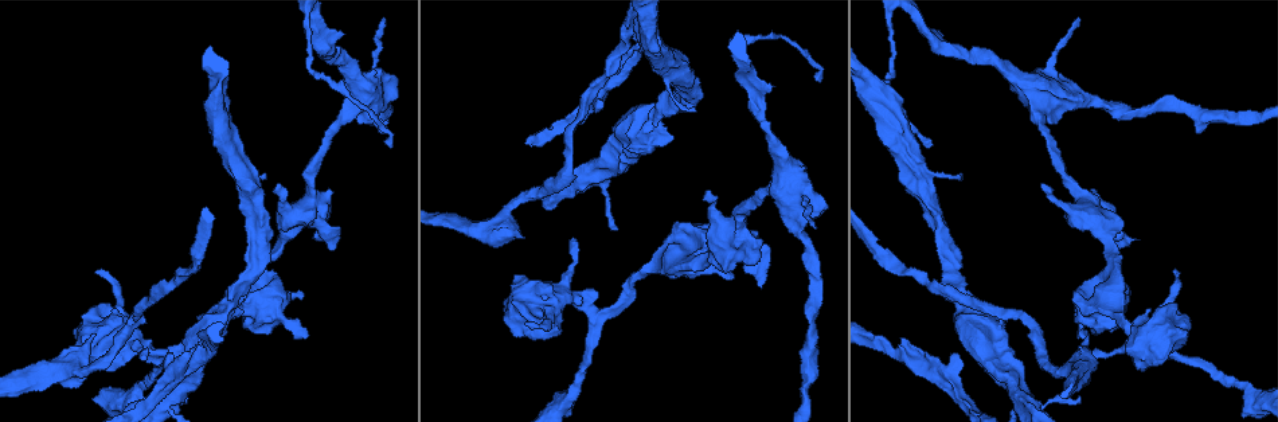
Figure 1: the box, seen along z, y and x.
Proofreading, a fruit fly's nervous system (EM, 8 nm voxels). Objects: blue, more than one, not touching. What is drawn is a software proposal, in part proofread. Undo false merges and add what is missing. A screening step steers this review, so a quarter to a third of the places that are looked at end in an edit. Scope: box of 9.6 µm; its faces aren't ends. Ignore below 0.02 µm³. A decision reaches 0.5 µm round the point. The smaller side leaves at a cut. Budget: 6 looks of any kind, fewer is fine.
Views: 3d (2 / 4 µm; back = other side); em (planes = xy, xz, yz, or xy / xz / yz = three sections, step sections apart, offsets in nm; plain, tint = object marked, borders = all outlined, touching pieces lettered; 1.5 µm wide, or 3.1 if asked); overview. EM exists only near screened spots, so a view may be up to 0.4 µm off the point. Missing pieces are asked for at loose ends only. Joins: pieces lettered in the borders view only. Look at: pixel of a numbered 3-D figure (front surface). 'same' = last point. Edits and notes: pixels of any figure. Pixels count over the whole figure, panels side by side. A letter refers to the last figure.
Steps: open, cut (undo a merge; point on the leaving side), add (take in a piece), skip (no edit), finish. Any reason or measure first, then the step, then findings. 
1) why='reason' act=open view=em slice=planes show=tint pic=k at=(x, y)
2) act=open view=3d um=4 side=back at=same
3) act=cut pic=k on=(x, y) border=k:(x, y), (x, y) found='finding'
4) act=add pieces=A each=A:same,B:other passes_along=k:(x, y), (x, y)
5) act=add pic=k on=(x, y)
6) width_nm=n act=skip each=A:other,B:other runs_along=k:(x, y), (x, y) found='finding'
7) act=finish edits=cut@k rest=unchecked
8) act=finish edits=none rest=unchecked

why='an open end' act=open view=3d um=2 pic=1 at=(1134, 238)

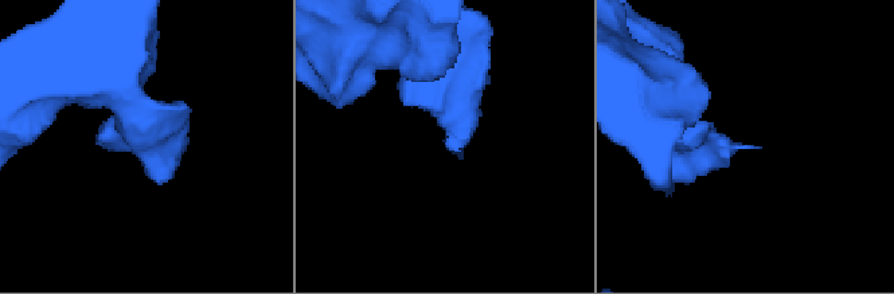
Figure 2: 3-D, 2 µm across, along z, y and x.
why='now the EM' act=open view=em slice=planes show=borders pic=2 at=(757, 147)

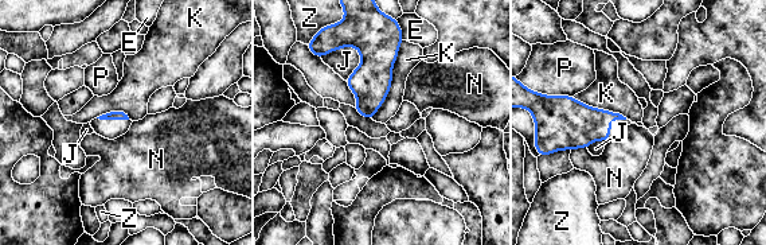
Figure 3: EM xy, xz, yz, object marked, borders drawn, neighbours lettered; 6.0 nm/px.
act=skip each=E:other,J:other,K:other,N:other,P:other,Z:other border=3:(403, 41), (374, 120) found='no lettered piece goes on from it'

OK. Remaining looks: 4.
why='three-way junction' act=open view=3d um=4 pic=1 at=(588, 308)

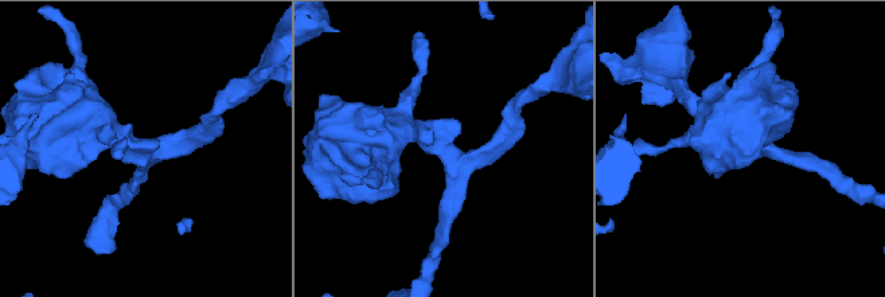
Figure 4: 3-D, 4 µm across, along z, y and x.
why='shape alone is not enough' act=open view=em slice=xy step=8 show=tint pic=4 at=(145, 151)

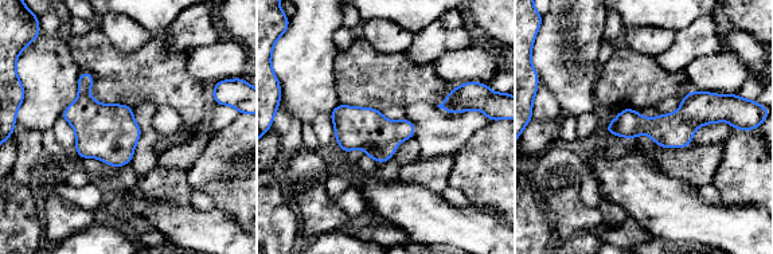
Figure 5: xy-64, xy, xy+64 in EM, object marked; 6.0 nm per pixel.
why='cut it another way' act=open view=em slice=planes show=borders at=same

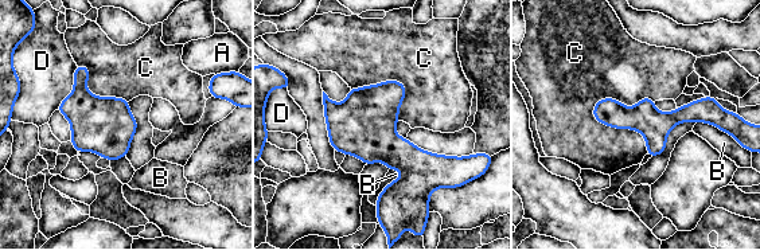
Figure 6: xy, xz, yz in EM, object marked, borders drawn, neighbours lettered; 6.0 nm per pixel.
longest_contact=C:440nm act=skip each=A:other,B:other,C:other,D:other found='one neuron here'

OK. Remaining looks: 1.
act=finish edits=none rest=unchecked

